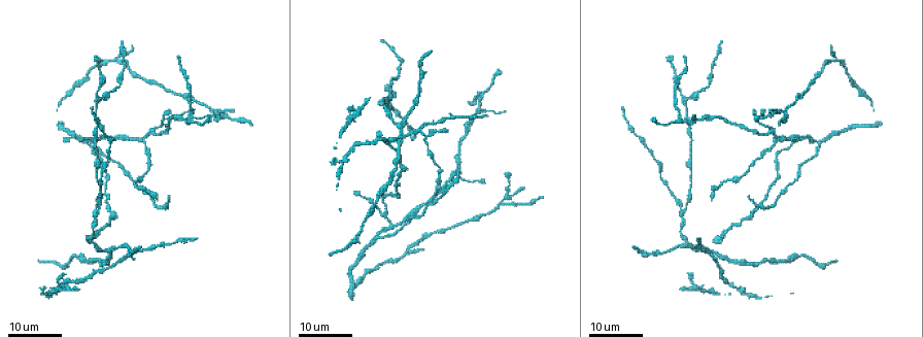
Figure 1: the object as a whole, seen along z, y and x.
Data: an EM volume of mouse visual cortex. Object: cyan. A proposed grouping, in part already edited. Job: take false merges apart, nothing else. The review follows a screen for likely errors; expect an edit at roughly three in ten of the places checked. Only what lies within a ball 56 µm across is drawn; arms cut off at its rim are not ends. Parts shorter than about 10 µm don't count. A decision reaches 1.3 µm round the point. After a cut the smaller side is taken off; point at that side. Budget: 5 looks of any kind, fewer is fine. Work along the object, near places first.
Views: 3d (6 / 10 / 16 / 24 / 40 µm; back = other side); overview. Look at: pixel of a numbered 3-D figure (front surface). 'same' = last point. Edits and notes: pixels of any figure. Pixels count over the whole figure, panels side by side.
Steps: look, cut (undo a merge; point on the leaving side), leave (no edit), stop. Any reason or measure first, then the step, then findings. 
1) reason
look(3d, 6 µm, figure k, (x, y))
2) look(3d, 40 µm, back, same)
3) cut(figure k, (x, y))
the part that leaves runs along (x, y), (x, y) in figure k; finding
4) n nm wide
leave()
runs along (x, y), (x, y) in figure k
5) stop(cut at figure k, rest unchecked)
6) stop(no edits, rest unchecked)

sudden change in width
look(3d, 24 µm, figure 1, (714, 241))

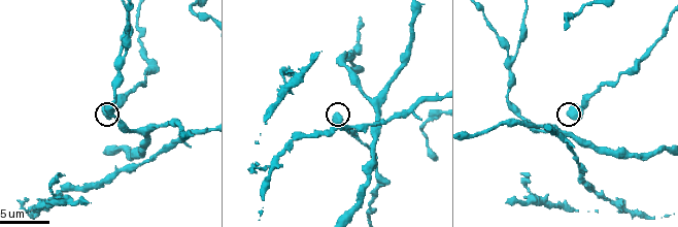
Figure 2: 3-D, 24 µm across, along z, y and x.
look(3d, 10 µm, figure 2, (337, 116))

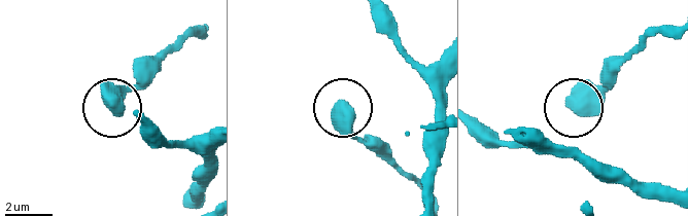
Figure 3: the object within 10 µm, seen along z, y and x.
look(3d, 6 µm, figure 3, (345, 110))

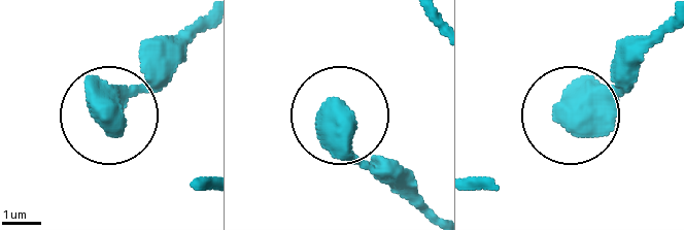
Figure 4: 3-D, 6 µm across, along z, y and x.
leave()
one cell here

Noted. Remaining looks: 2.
side arm on a straight run
look(3d, 24 µm, figure 1, (166, 120))

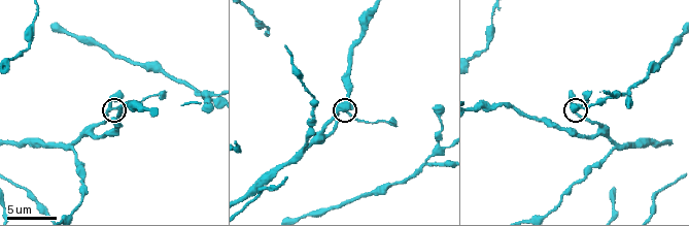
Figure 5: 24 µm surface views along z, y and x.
look(3d, 6 µm, figure 5, (113, 106))

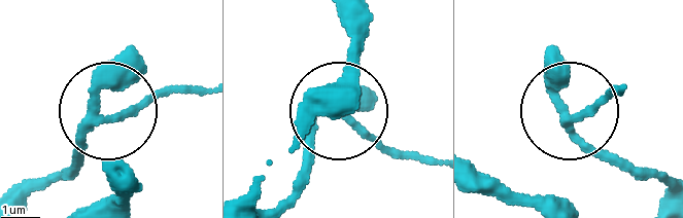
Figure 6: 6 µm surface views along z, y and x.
200 nm wide
leave()
runs along (36, 190), (105, 121), (154, 92), (190, 88) in figure 6; all the same cell

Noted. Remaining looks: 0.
stop(no edits, rest unchecked)

